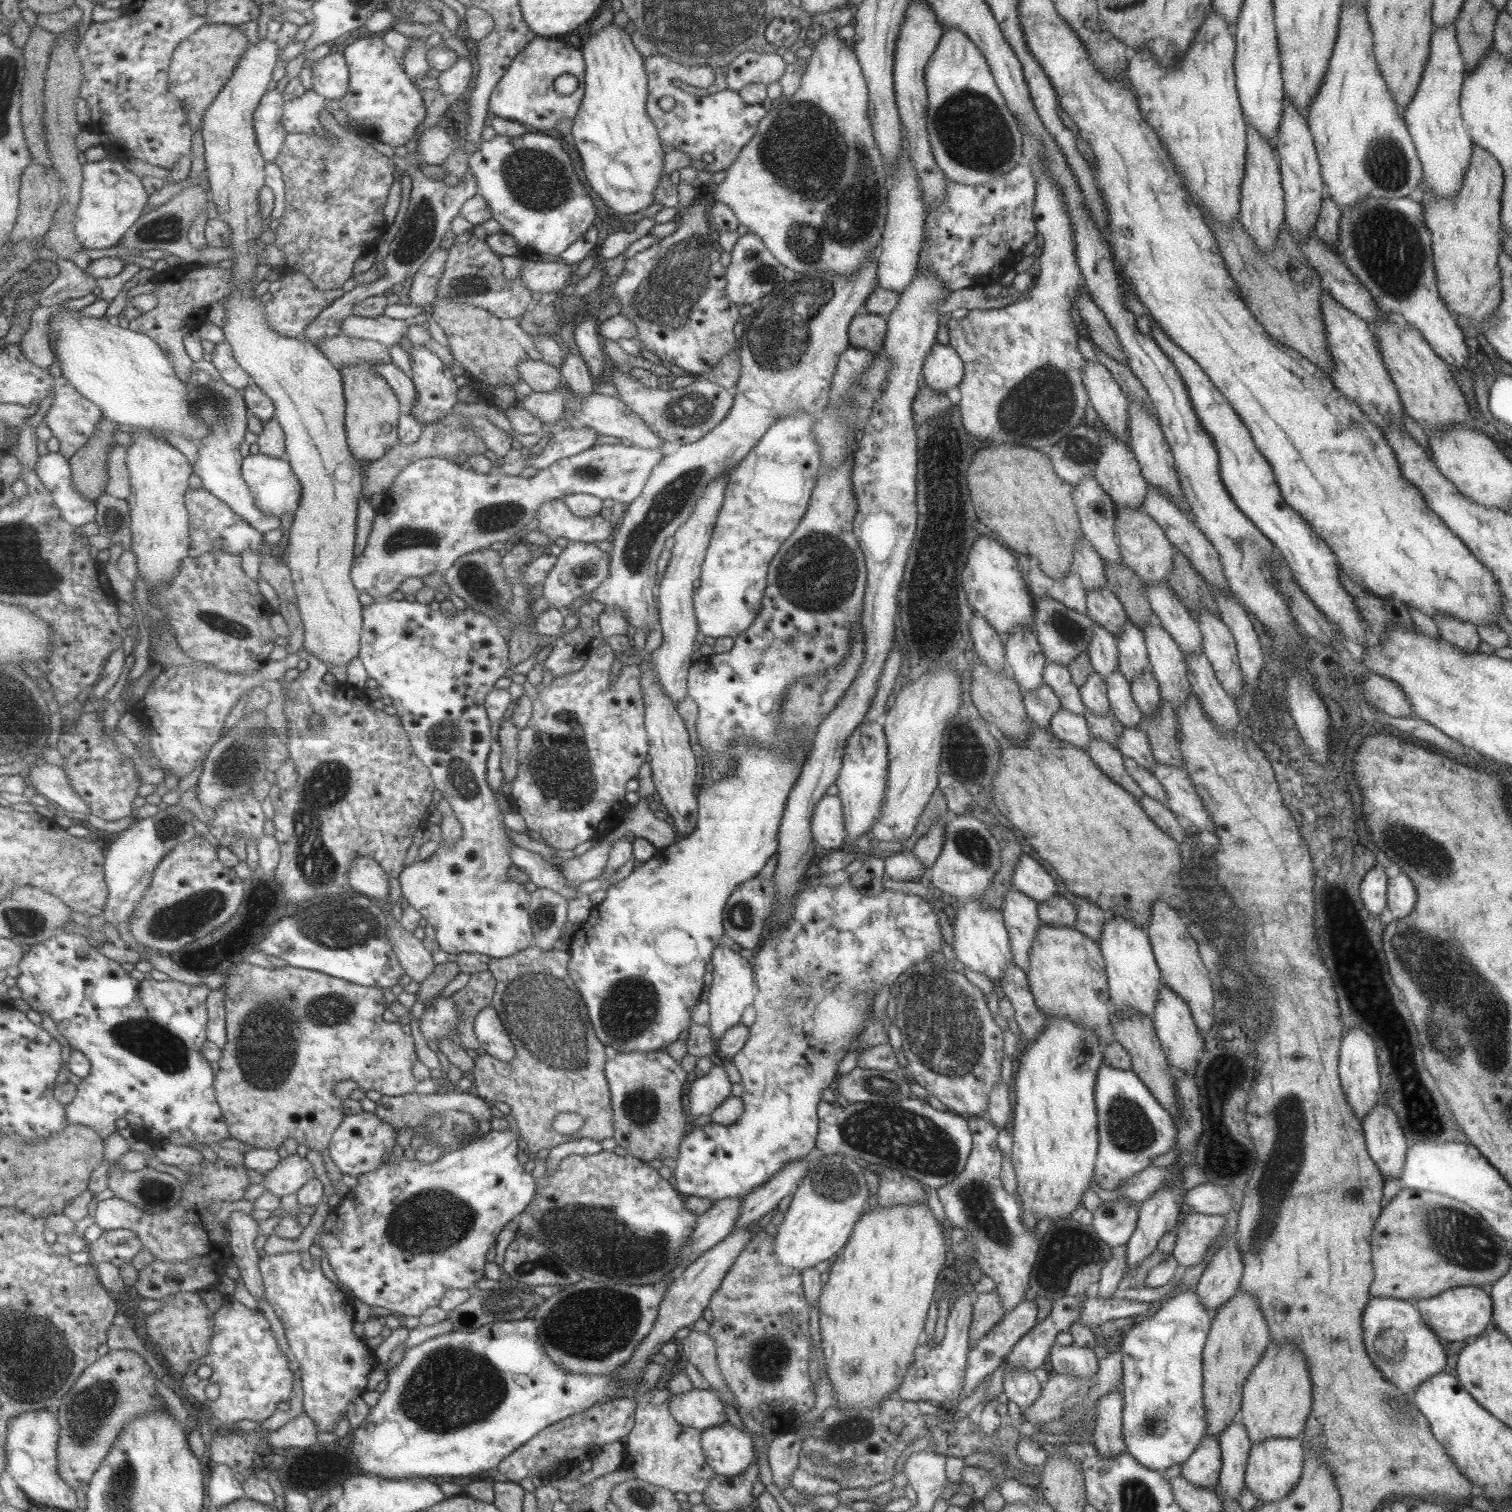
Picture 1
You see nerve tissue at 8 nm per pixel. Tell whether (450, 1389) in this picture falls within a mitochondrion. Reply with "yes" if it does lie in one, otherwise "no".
yes

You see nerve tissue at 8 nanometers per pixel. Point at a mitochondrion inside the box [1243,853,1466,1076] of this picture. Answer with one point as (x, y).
(1418, 954)

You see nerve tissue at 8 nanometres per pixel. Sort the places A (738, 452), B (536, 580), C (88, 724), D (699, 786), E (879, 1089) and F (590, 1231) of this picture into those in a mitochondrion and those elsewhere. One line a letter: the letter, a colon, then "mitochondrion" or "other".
A: other
B: other
C: mitochondrion
D: other
E: mitochondrion
F: mitochondrion

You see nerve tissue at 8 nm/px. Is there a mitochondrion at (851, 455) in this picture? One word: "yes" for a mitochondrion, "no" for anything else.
no

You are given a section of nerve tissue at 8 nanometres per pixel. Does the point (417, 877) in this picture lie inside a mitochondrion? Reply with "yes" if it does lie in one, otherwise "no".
no

